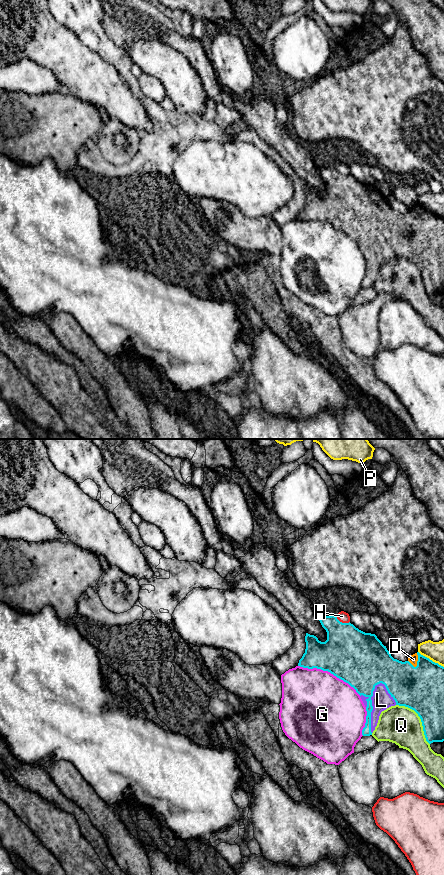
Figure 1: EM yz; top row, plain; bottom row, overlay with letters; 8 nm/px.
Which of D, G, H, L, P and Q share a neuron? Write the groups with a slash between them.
D L / G / H / P / Q

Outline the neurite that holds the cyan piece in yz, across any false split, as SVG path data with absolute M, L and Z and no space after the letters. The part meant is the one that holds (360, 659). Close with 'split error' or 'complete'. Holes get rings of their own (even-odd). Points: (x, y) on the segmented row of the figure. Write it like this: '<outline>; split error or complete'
M318 614L318 619L322 627L327 632L327 640L321 642L314 635L306 633L306 649L298 666L308 669L321 669L328 671L337 678L348 683L360 695L367 711L365 727L362 730L363 736L372 735L377 726L379 716L382 711L395 705L405 706L414 710L421 719L426 741L444 741L444 667L433 662L419 652L408 657L405 662L394 659L386 646L377 638L375 634L365 633L353 624L342 623L336 616L323 616Z; split error

